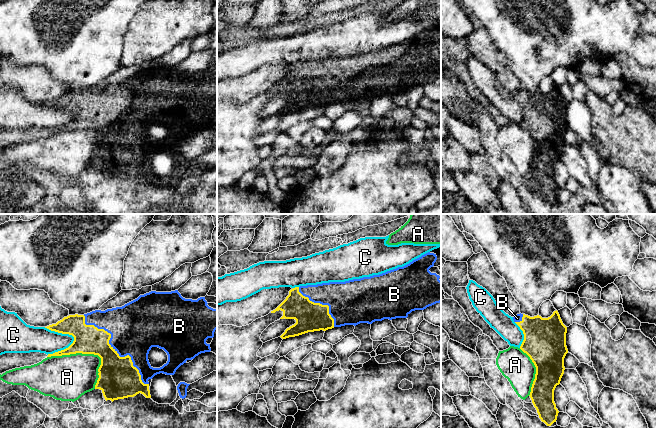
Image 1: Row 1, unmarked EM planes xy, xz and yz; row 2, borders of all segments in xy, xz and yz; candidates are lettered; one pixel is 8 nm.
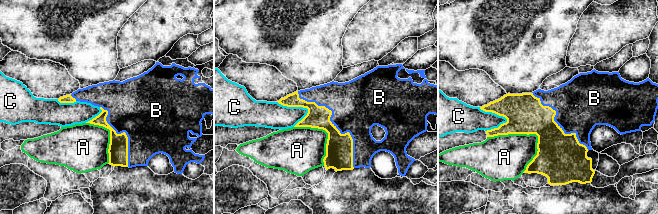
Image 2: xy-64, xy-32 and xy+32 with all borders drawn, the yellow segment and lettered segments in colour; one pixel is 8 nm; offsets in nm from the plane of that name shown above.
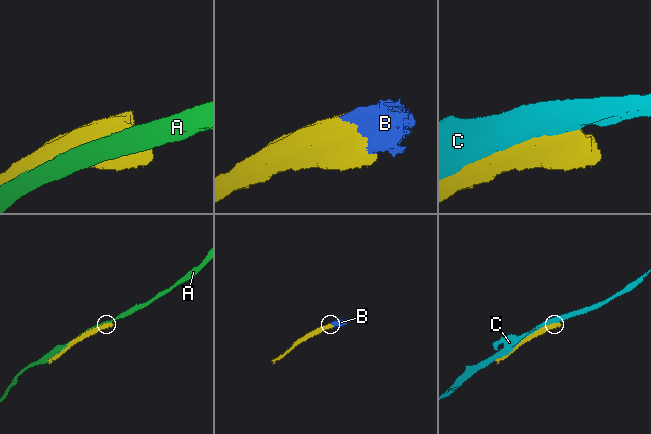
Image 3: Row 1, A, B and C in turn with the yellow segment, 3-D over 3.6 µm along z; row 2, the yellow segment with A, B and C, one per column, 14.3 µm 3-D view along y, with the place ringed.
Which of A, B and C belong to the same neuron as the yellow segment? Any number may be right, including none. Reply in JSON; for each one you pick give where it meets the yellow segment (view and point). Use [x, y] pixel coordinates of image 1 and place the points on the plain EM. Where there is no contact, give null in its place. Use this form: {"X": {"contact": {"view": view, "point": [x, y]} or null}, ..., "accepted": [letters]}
{"B": {"contact": {"view": "xy", "point": [113, 125]}}, "accepted": ["B"]}

